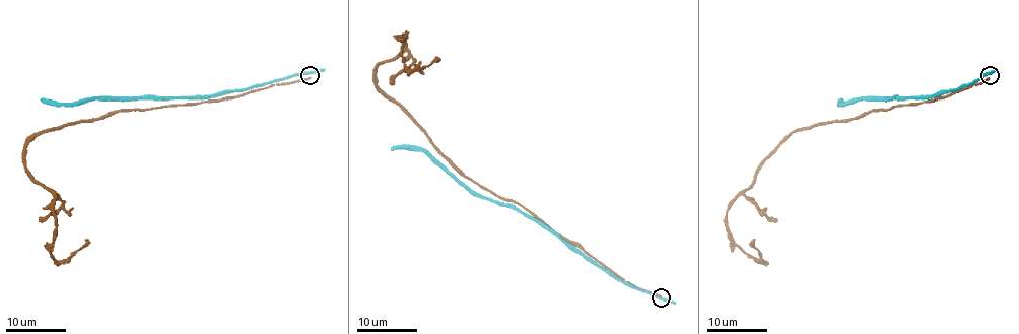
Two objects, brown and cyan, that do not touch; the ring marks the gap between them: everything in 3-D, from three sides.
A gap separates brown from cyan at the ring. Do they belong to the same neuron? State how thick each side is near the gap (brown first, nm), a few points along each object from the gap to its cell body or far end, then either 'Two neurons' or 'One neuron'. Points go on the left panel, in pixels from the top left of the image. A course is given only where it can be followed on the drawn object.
Thickness 190 nm (brown) against 280 nm. Course of brown: (311, 77), (42, 131), (24, 165), (52, 193), (51, 252), (67, 261), (90, 242). Course of cyan: (311, 73), (298, 73), (244, 89), (204, 95), (90, 97), (73, 104), (43, 102), (40, 98). Two neurons

